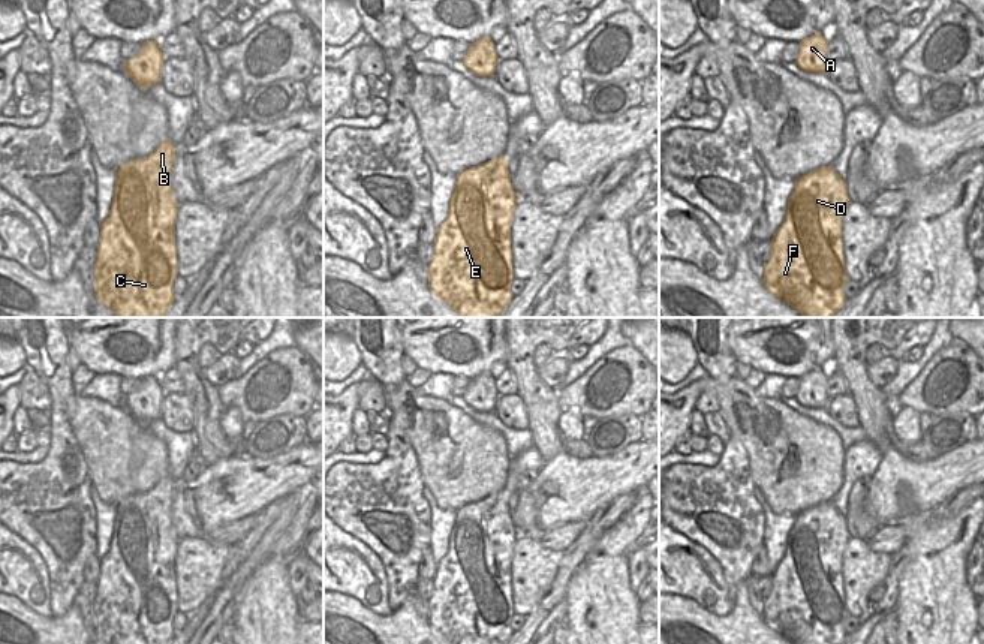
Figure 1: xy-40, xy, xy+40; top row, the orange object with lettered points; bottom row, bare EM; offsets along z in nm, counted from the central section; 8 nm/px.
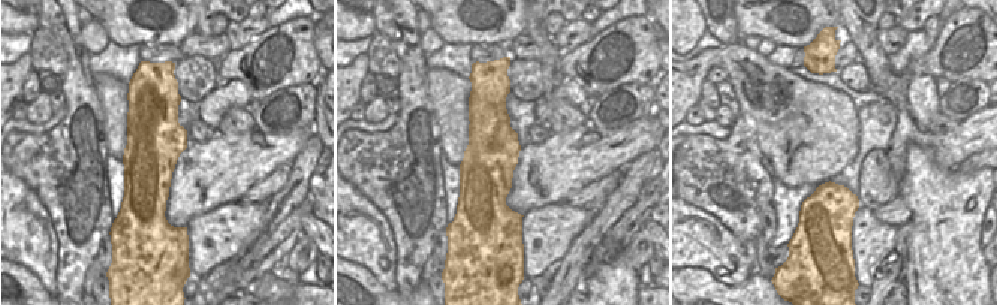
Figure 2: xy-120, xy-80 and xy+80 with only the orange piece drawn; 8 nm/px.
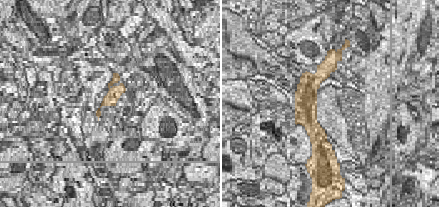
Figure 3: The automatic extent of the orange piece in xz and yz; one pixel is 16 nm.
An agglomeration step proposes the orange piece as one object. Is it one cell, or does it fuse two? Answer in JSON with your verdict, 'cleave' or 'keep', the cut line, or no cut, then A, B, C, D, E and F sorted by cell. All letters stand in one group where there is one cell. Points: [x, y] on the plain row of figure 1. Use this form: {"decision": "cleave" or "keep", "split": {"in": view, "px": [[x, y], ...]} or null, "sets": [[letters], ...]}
{"decision": "keep", "split": null, "sets": [["A", "B", "C", "D", "E", "F"]]}

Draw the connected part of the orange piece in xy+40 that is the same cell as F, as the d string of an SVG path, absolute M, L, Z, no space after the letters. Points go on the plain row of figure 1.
M828 502L795 515L783 559L771 574L770 596L764 601L765 625L792 644L842 644L848 617L843 596L842 554L849 541L846 517Z

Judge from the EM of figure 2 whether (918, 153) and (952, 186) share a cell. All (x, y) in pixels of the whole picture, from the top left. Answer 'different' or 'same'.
same

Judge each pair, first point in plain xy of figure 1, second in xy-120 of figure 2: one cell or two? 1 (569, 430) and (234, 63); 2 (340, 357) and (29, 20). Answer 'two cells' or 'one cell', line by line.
1: two cells
2: one cell

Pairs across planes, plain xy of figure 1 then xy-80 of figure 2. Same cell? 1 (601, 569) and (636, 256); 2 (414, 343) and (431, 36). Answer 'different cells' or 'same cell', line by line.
1: different cells
2: different cells

